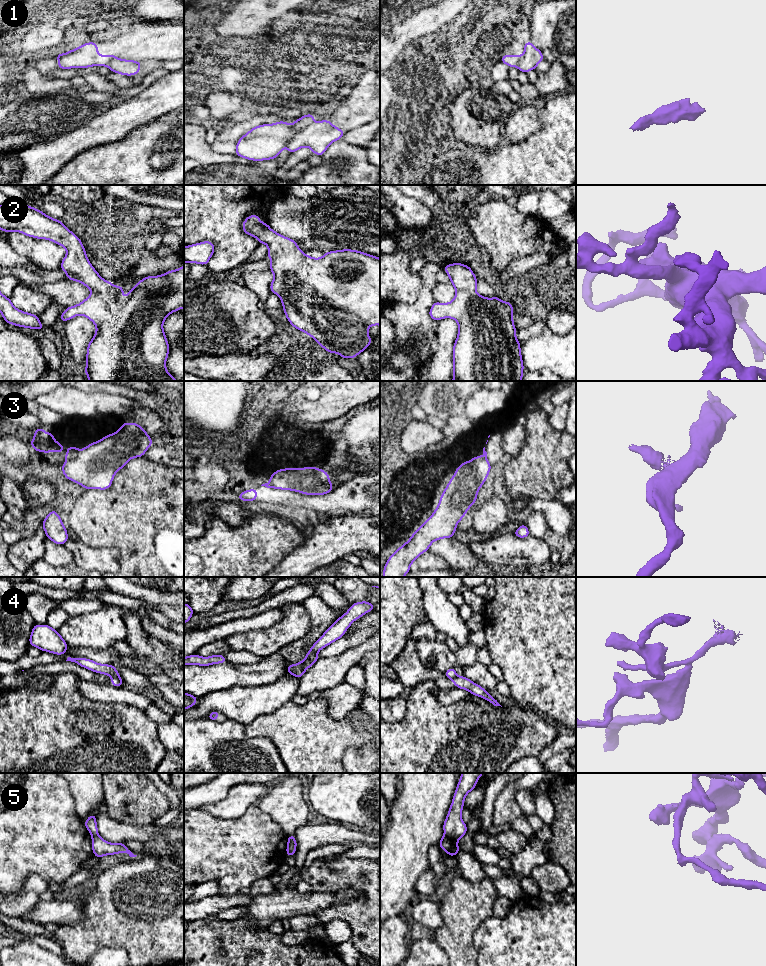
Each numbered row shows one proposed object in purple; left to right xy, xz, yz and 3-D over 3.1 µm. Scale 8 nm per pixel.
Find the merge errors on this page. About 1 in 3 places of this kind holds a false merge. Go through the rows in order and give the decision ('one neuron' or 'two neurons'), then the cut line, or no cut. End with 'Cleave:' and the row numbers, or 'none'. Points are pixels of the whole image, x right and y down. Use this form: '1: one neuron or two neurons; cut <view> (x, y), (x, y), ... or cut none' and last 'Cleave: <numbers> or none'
1: two neurons; cut xz (314, 122), (303, 127), (286, 146)
2: one neuron; cut none
3: two neurons; cut xy (79, 451), (67, 461)
4: two neurons; cut xy (112, 676), (120, 678)
5: two neurons; cut yz (444, 834), (456, 841)
Cleave: 1, 3, 4, 5

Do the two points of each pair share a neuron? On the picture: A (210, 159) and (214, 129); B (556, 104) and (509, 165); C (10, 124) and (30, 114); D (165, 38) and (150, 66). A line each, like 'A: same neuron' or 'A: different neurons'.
A: different neurons
B: same neuron
C: same neuron
D: different neurons

